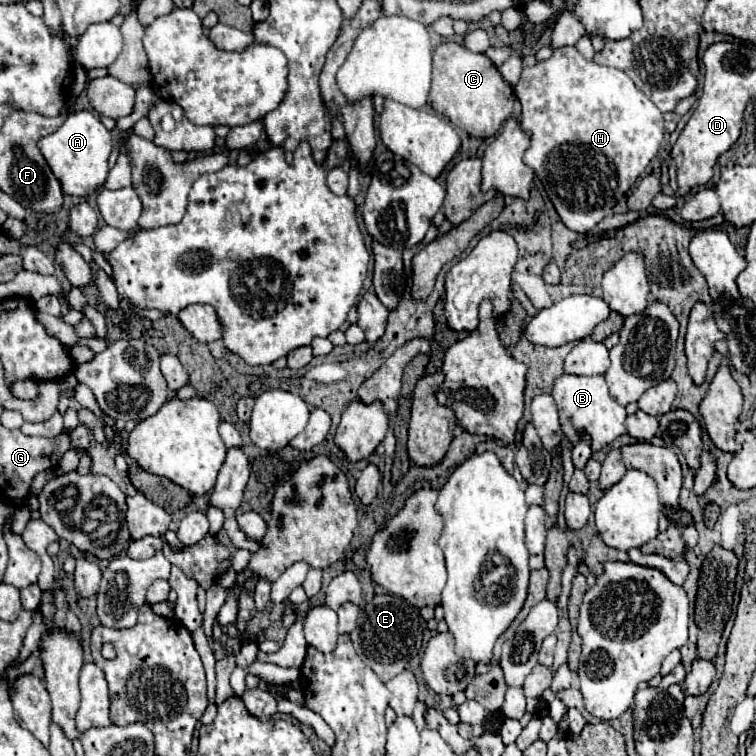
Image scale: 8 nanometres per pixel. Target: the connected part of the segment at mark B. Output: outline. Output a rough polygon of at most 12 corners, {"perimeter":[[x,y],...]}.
{"perimeter":[[603,375],[555,379],[567,449],[579,431],[597,453],[625,433],[625,407]]}

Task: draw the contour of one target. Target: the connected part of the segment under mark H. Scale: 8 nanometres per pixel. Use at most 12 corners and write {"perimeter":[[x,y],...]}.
{"perimeter":[[575,47],[515,85],[523,157],[589,233],[657,155],[661,111]]}

